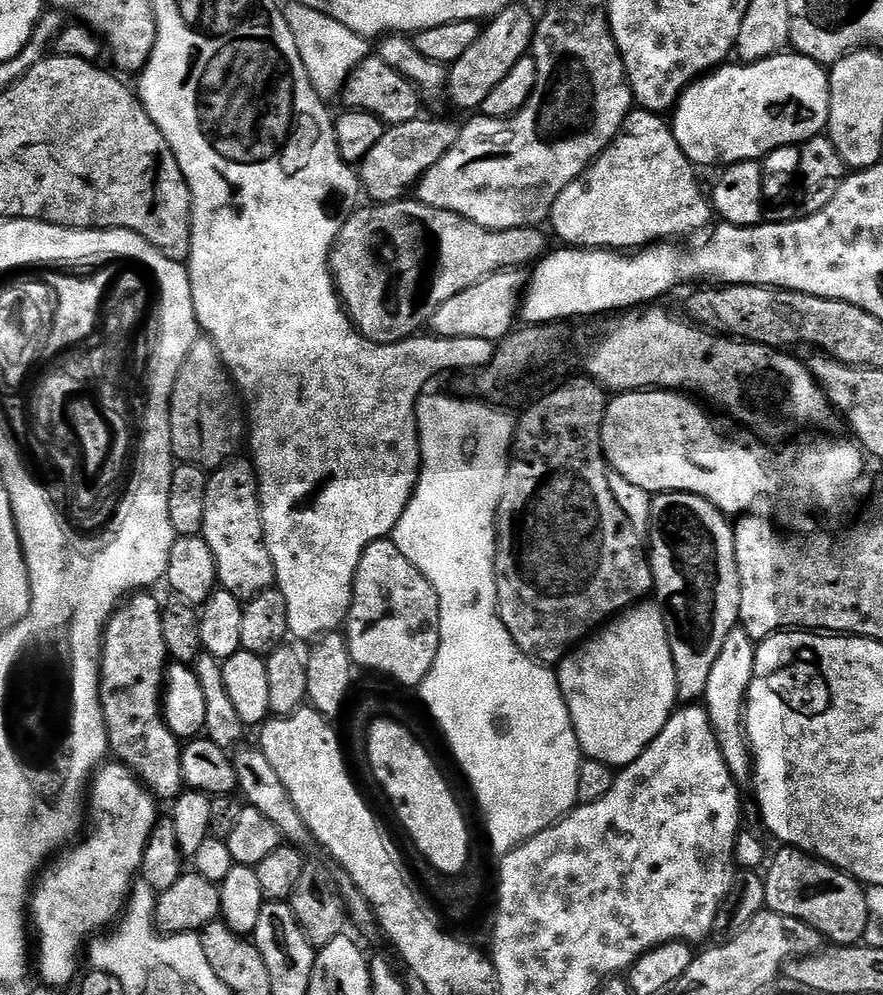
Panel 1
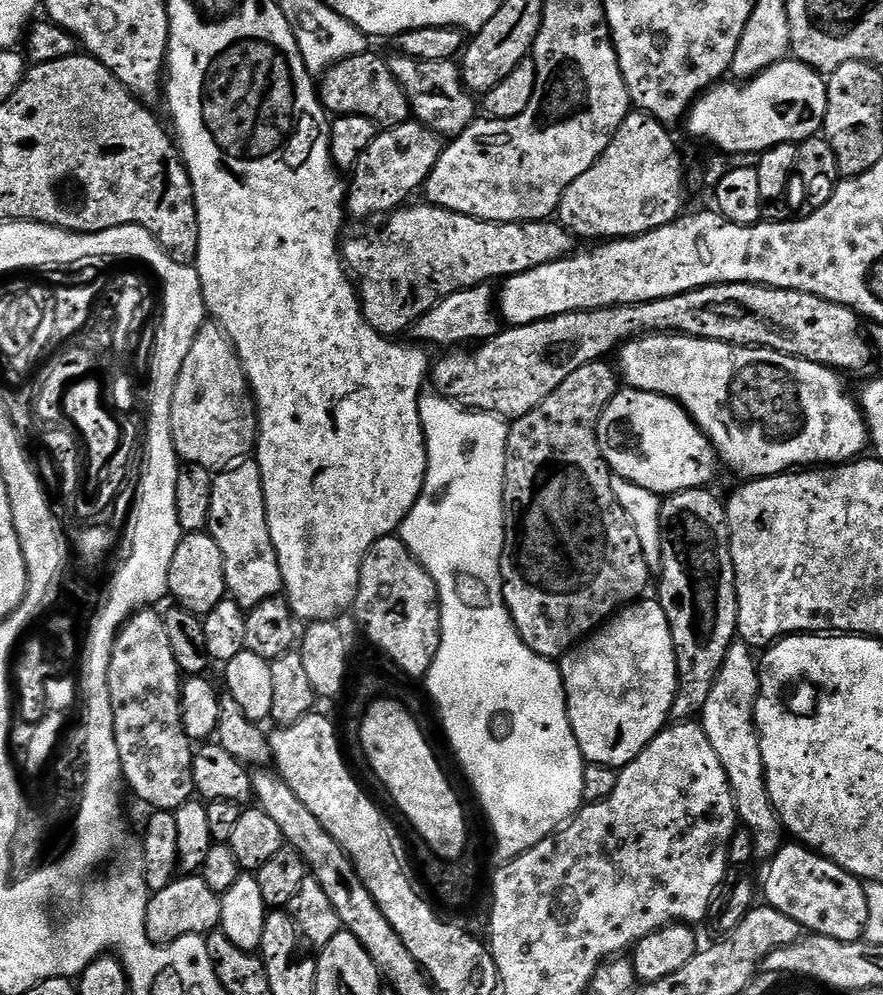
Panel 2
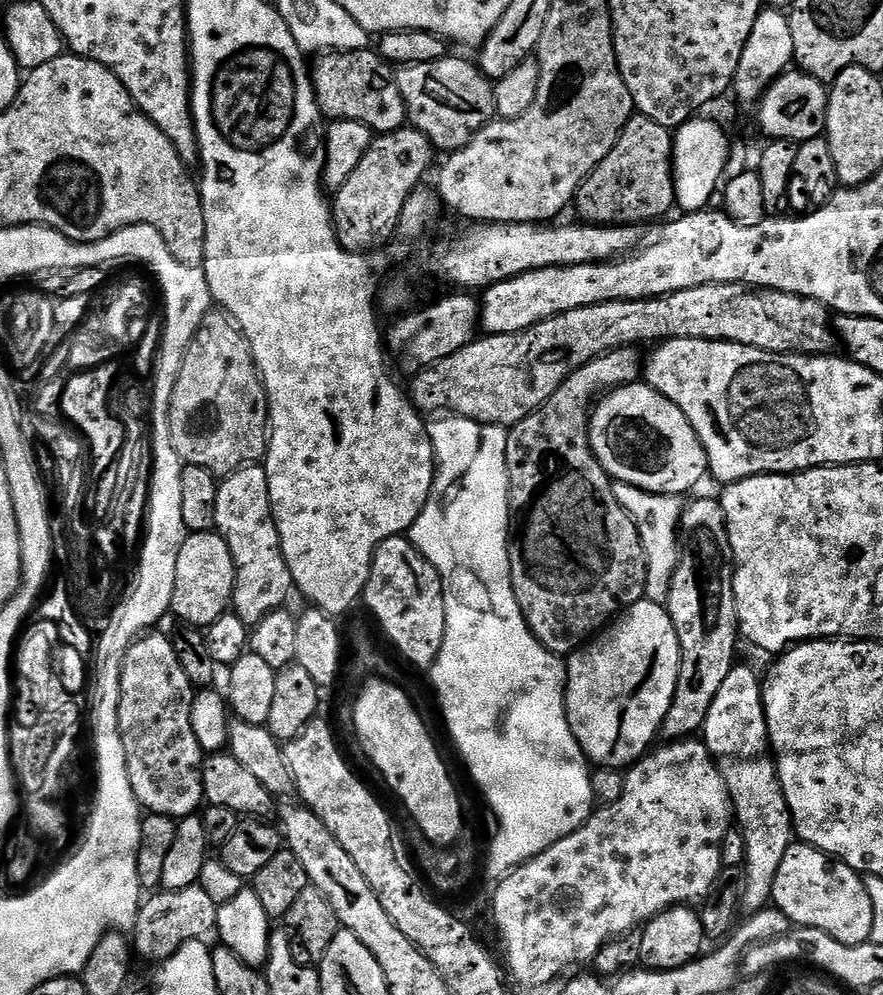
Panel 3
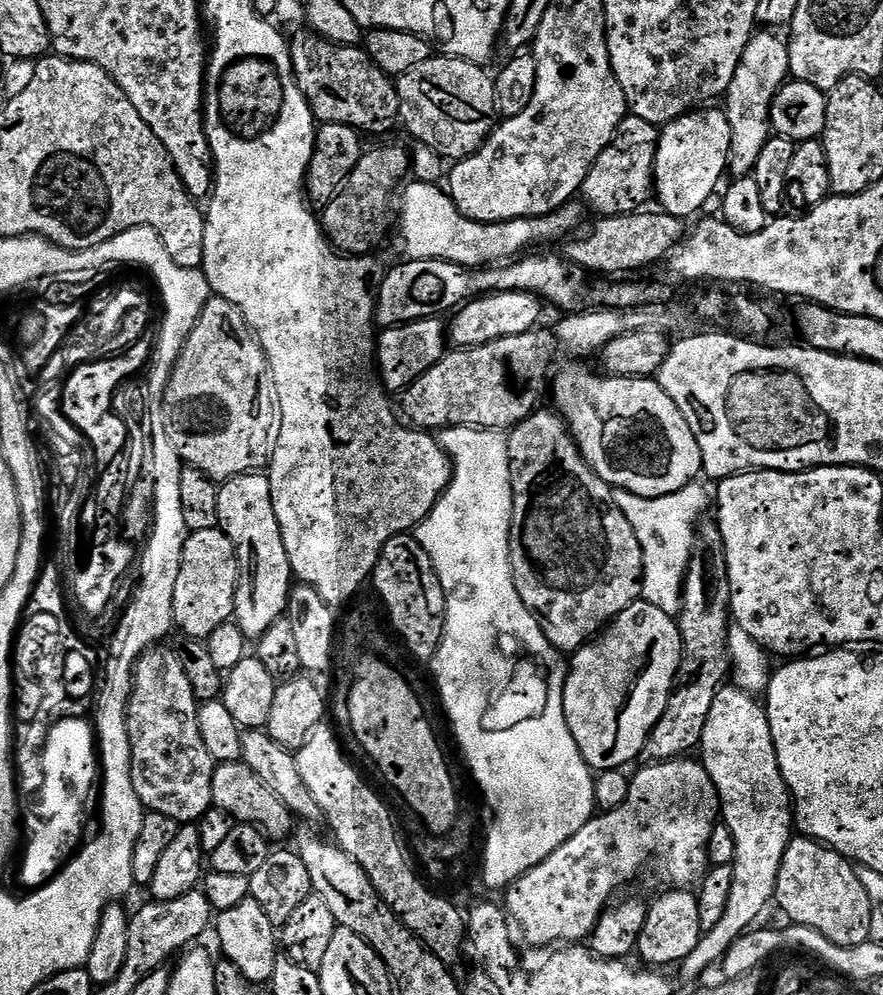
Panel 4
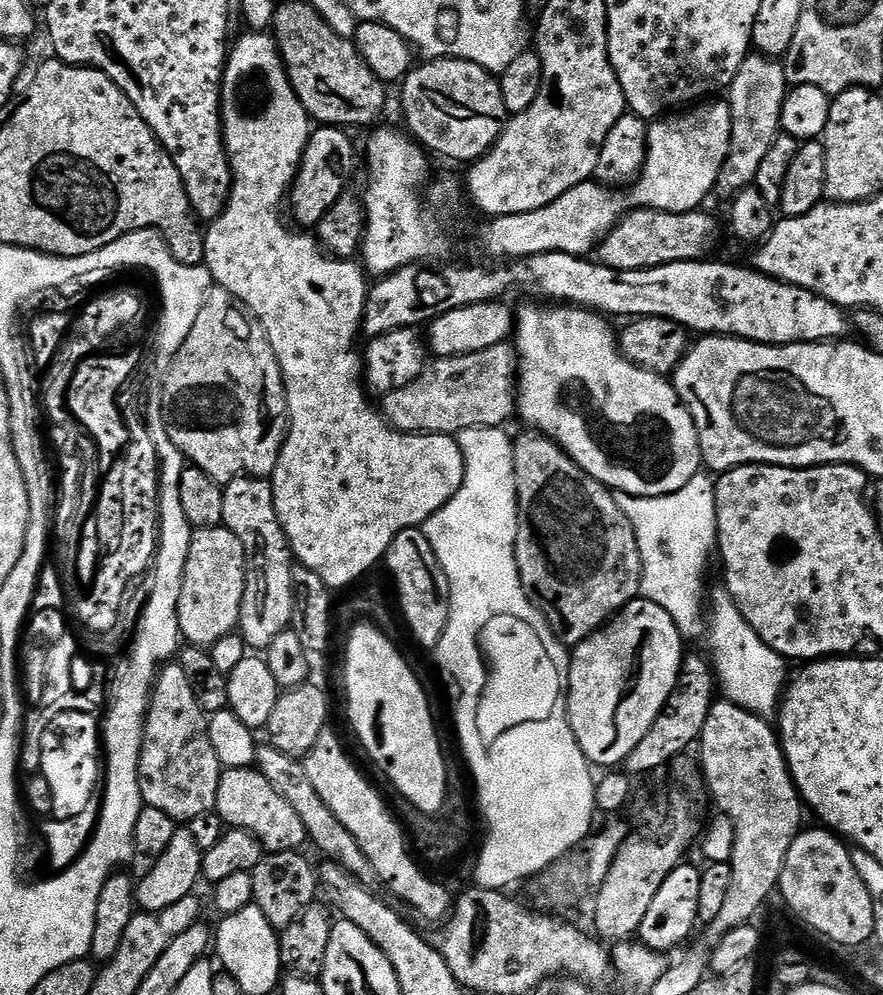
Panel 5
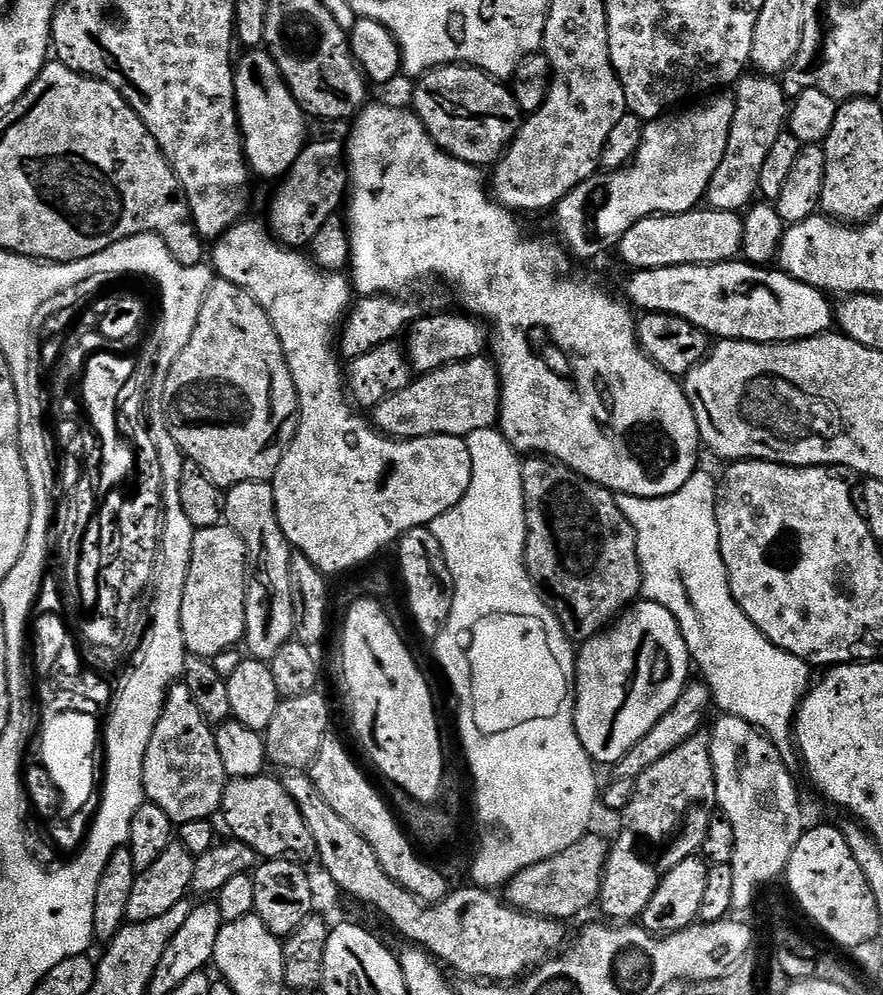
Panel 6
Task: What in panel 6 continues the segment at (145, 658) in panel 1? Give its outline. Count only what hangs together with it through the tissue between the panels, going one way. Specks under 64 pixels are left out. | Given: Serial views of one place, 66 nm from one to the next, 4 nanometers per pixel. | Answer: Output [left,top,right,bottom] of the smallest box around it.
[144,682,230,826]

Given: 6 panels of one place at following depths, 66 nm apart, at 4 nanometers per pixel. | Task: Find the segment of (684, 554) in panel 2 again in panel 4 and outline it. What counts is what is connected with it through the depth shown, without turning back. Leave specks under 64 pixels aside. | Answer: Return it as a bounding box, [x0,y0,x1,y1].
[642,522,732,762]

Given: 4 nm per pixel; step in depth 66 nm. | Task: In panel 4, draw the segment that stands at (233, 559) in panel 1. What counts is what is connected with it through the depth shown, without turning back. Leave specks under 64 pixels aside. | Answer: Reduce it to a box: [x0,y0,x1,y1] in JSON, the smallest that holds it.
[218,471,294,642]

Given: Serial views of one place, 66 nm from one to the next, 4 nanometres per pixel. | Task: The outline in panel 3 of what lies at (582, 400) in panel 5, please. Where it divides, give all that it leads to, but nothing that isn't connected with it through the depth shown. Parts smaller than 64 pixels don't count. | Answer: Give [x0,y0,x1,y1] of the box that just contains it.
[588,382,709,496]

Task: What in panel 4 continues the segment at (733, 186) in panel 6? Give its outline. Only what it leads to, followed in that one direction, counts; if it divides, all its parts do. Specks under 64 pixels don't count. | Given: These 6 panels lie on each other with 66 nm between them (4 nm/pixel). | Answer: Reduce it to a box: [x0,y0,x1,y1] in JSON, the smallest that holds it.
[726,30,790,178]

